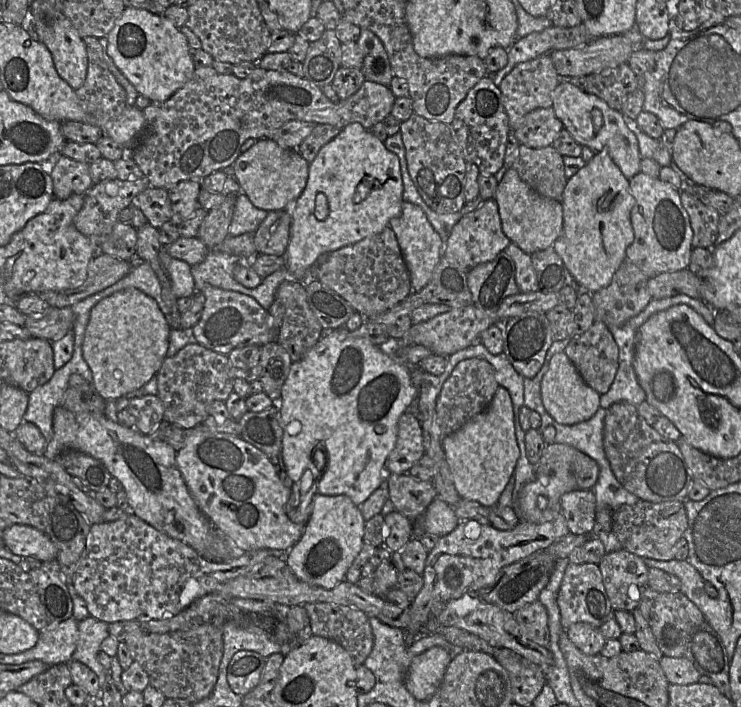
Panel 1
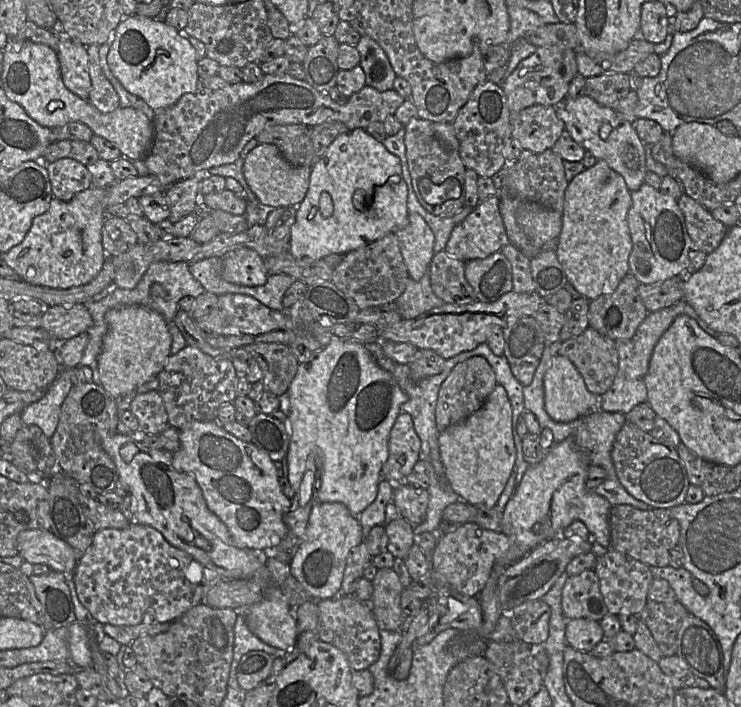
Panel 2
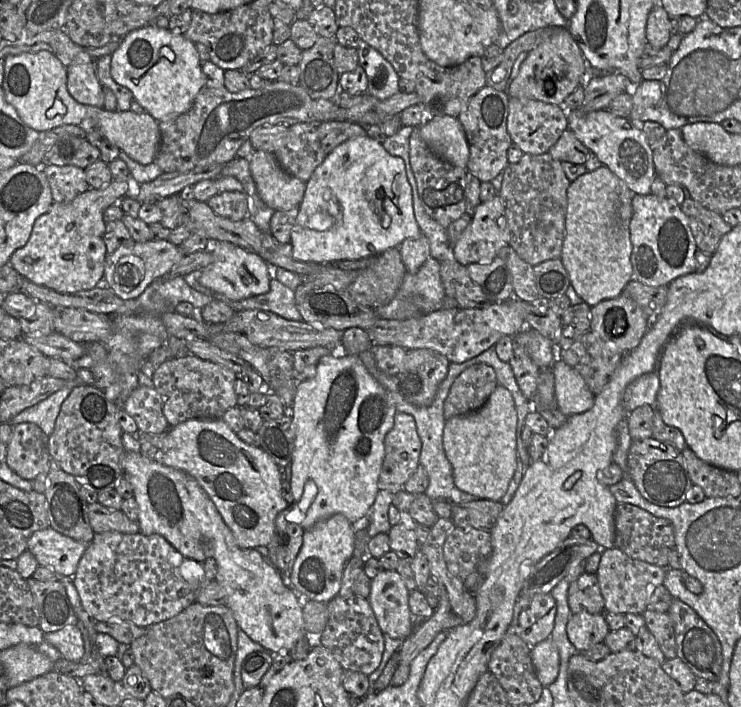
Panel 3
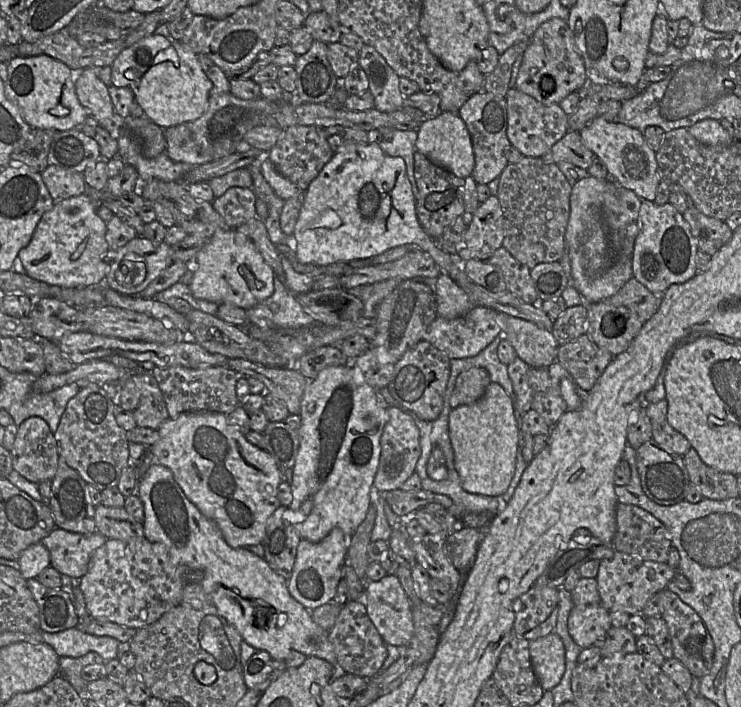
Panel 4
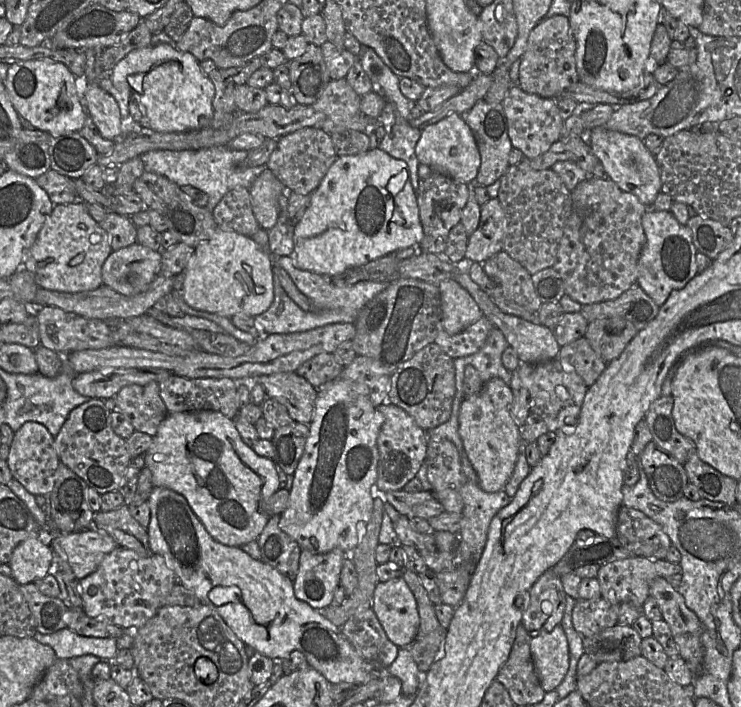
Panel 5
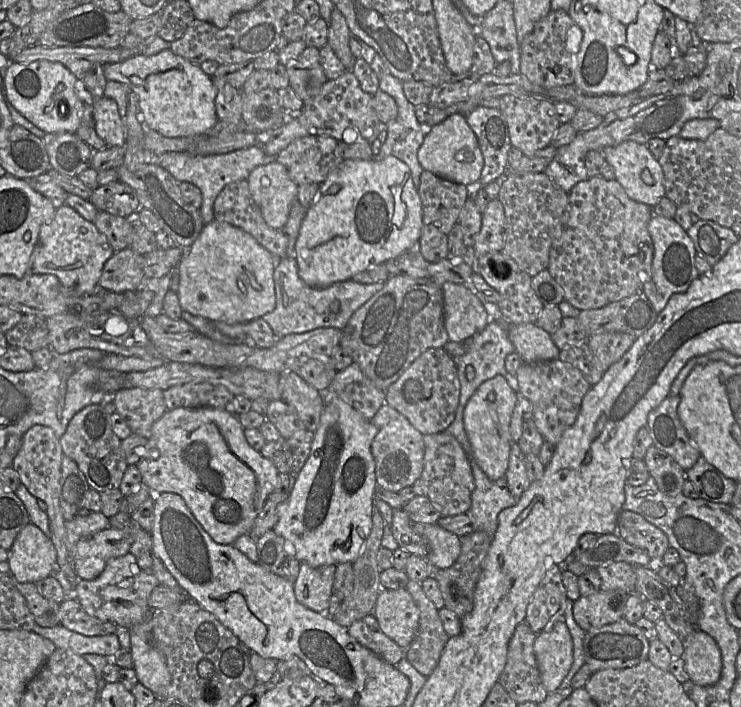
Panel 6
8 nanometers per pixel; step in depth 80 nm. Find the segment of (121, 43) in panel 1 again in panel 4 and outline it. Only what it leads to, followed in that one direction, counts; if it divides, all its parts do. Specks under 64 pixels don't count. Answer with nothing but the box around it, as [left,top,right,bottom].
[111,34,213,129]

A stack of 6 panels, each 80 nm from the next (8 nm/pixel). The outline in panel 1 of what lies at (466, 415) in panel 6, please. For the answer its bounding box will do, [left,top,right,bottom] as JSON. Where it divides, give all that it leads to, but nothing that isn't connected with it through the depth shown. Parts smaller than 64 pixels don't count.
[441,386,520,507]

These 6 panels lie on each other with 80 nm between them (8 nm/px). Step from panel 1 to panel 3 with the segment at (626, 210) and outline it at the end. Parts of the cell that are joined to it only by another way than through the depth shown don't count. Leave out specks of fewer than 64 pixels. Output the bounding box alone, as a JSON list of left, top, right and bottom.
[560,165,635,307]

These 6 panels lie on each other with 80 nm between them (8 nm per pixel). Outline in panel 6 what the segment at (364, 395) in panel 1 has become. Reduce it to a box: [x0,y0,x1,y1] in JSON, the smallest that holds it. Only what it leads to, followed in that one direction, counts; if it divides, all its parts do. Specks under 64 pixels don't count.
[273,400,378,567]

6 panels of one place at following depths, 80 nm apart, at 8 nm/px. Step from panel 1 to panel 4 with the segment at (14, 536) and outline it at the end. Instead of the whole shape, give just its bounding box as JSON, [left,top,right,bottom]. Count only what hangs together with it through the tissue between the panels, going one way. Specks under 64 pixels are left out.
[41,527,107,579]

